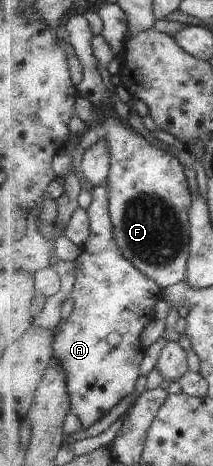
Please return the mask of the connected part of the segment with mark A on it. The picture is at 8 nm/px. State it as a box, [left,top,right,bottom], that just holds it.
[53,184,164,430]

